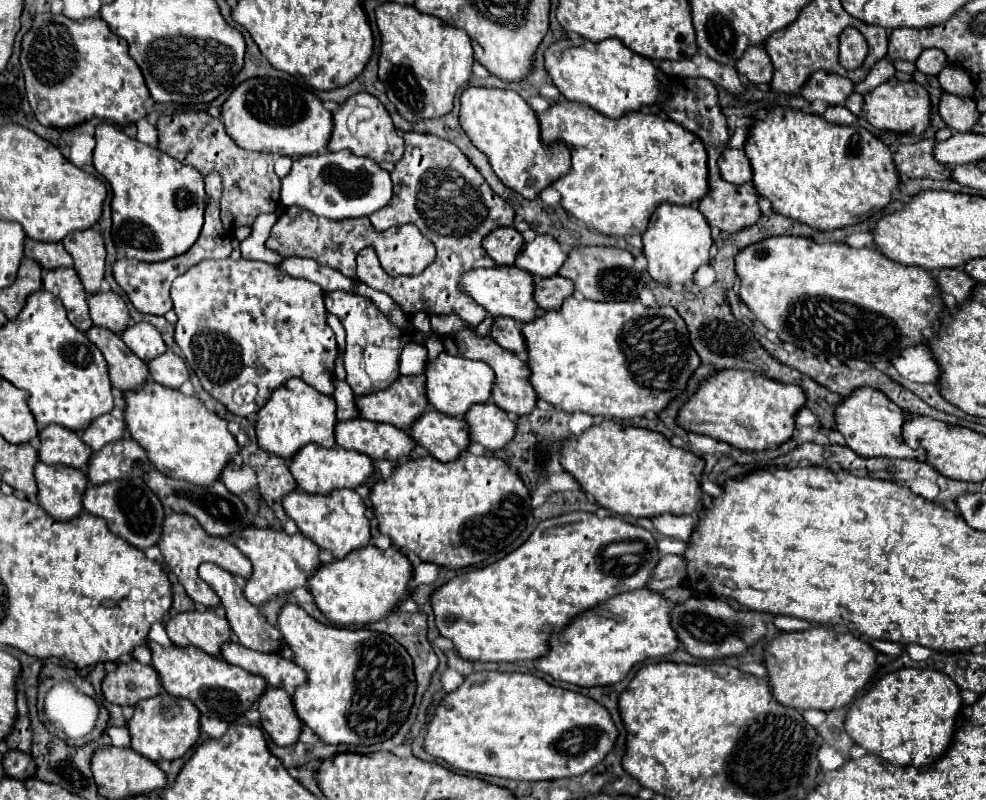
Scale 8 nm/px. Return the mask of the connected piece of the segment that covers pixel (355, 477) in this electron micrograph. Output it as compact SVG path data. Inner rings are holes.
M310 443L304 447L304 451L300 449L300 455L294 455L290 471L304 491L312 495L330 495L336 489L356 489L364 485L374 475L374 461L368 455L360 455L358 451L348 451L342 447L326 449Z

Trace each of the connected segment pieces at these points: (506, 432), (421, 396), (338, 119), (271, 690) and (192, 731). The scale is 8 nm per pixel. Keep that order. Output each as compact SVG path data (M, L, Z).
M494 403L474 405L464 419L470 425L470 439L490 451L504 449L516 433L516 421L510 419L508 413Z
M398 377L384 391L356 397L356 405L362 419L410 429L430 405L426 399L426 377Z
M358 93L352 95L344 105L340 105L338 111L334 111L334 131L328 143L328 151L342 151L342 149L350 149L354 155L370 157L378 163L382 161L398 163L400 155L404 155L404 139L394 127L386 107L374 95Z
M268 687L266 693L258 699L262 727L272 737L272 741L280 747L288 747L298 743L302 733L300 717L292 707L292 695L278 687Z
M168 693L162 697L144 699L134 707L134 717L128 721L128 729L132 735L132 749L144 755L150 761L174 761L184 757L200 739L200 711L188 699L178 699Z

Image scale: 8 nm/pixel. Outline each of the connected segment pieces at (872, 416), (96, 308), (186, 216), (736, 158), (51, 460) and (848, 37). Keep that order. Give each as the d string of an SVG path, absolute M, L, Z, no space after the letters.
M872 387L856 389L848 399L844 399L840 403L840 407L836 407L836 429L846 437L846 445L854 453L858 453L862 457L926 459L924 449L910 449L904 443L904 439L900 435L904 421L906 421L906 413L900 411L900 407L896 407L894 403L890 403L890 399L886 395L880 395L880 391L876 391Z
M112 291L94 293L88 297L90 317L96 327L108 327L114 333L122 333L130 325L130 311L124 299Z
M108 123L96 127L94 167L112 185L112 237L118 253L158 263L186 253L200 237L206 209L204 177L156 147L130 139Z
M726 149L720 157L720 171L724 179L736 185L752 181L752 167L744 149Z
M44 427L40 431L40 461L44 461L46 465L66 465L66 467L74 467L74 469L86 469L90 457L92 457L92 449L80 439L80 435L76 431L68 431L66 427Z
M846 27L840 35L840 65L844 69L856 69L868 55L868 41L854 27Z

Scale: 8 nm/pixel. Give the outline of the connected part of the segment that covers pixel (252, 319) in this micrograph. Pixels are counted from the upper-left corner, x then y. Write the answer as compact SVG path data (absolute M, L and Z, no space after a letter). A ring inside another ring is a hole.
M202 261L172 283L172 301L178 315L174 339L182 349L186 363L198 375L202 387L234 415L254 417L272 397L272 391L294 377L306 381L324 395L334 393L334 371L340 349L334 331L326 323L324 291L316 283L294 279L264 261ZM246 383L256 385L258 393L254 401L236 405L232 395Z

